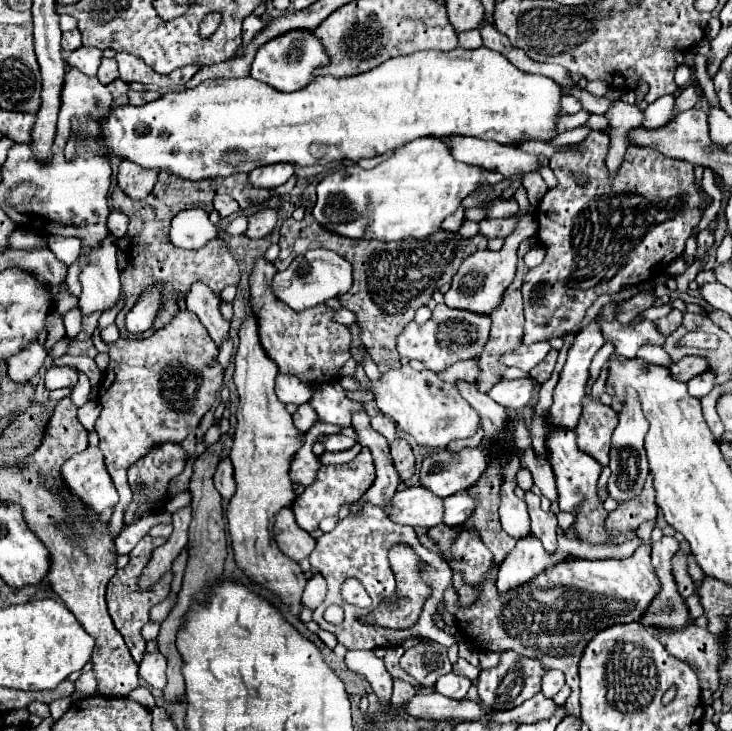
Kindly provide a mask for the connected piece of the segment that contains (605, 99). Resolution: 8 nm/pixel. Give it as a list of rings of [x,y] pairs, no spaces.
[[[610,86],[608,92],[606,92],[602,98],[592,96],[592,94],[588,94],[586,90],[578,90],[578,88],[564,88],[562,92],[576,96],[576,98],[582,102],[582,108],[584,108],[584,110],[588,110],[590,114],[600,114],[600,116],[606,114],[608,108],[610,108],[610,104],[622,96],[622,90],[614,90],[614,86]]]

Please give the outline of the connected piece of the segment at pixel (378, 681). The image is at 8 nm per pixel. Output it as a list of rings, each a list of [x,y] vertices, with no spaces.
[[[350,650],[350,652],[346,652],[344,662],[352,672],[362,674],[366,678],[372,692],[380,698],[380,702],[384,706],[390,704],[392,676],[388,674],[384,660],[378,656],[378,652],[374,652],[374,650]]]

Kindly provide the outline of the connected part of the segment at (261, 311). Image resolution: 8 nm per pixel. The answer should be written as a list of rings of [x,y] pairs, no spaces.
[[[258,258],[250,272],[250,308],[258,322],[258,336],[266,356],[276,362],[280,374],[294,374],[306,382],[336,380],[338,368],[350,360],[350,332],[346,326],[332,320],[328,306],[314,306],[306,312],[294,312],[286,304],[276,302],[270,282],[276,268],[266,258]]]

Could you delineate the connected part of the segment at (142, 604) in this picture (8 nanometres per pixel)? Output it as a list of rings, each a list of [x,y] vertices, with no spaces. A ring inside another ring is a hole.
[[[144,536],[144,538],[138,542],[138,546],[130,552],[130,562],[128,562],[128,566],[122,568],[122,570],[118,570],[118,572],[114,574],[114,578],[112,578],[110,584],[108,584],[108,592],[106,592],[106,602],[108,602],[110,618],[112,618],[114,626],[118,628],[118,632],[124,636],[126,646],[128,646],[128,650],[130,650],[130,654],[132,654],[132,658],[134,658],[136,662],[142,660],[142,654],[144,654],[144,650],[146,650],[146,640],[142,638],[142,626],[150,620],[150,608],[152,608],[154,604],[162,602],[162,600],[168,596],[168,592],[170,592],[172,572],[166,572],[166,574],[158,580],[158,584],[152,586],[150,590],[140,590],[140,588],[138,588],[138,578],[142,576],[146,564],[150,562],[154,548],[162,546],[164,542],[166,542],[164,538]]]

